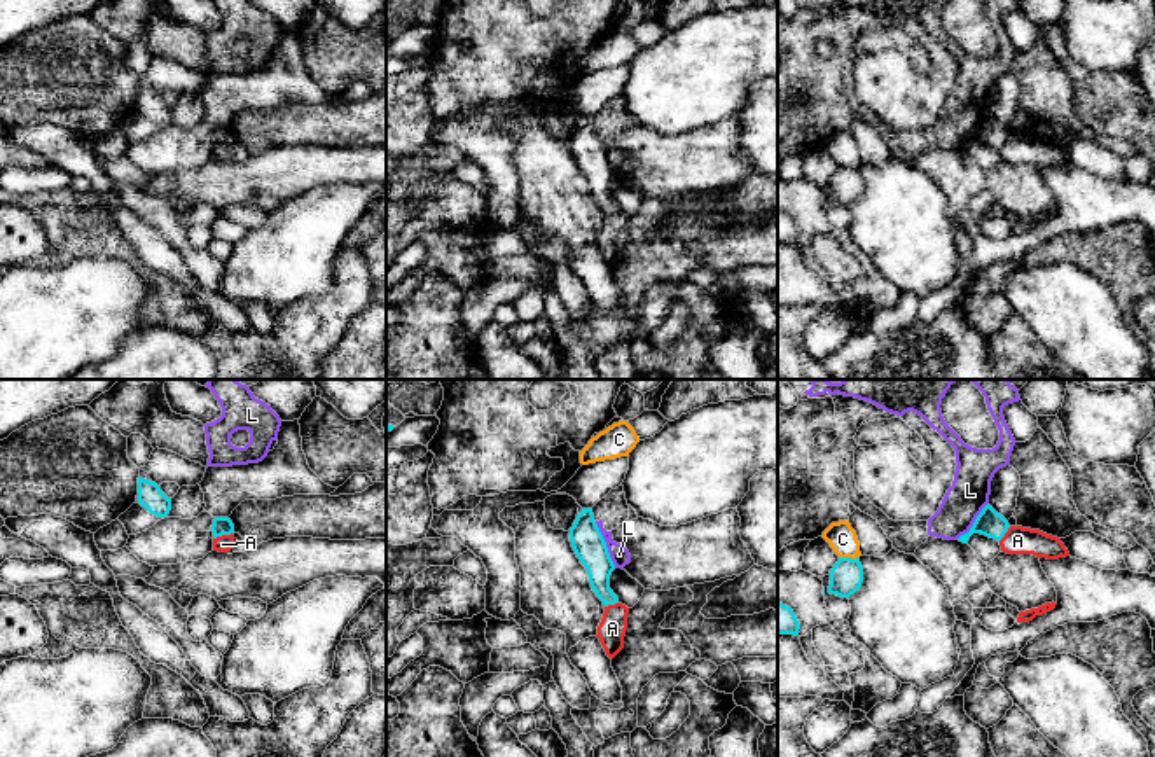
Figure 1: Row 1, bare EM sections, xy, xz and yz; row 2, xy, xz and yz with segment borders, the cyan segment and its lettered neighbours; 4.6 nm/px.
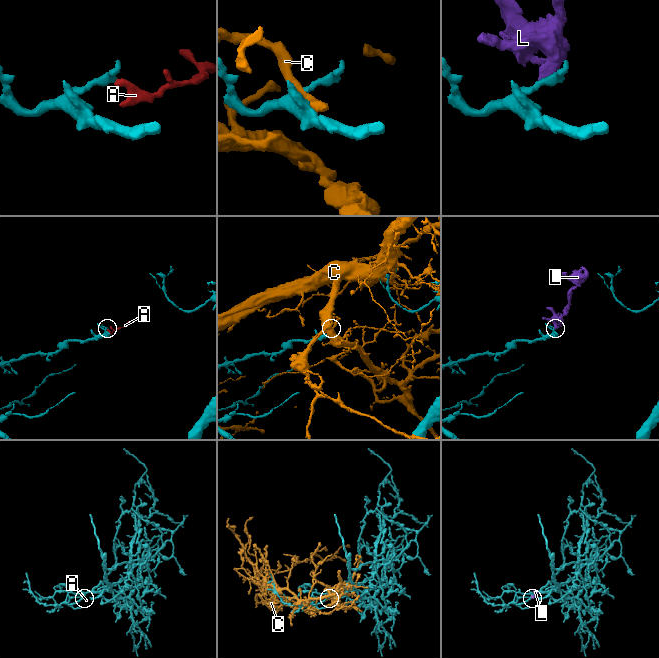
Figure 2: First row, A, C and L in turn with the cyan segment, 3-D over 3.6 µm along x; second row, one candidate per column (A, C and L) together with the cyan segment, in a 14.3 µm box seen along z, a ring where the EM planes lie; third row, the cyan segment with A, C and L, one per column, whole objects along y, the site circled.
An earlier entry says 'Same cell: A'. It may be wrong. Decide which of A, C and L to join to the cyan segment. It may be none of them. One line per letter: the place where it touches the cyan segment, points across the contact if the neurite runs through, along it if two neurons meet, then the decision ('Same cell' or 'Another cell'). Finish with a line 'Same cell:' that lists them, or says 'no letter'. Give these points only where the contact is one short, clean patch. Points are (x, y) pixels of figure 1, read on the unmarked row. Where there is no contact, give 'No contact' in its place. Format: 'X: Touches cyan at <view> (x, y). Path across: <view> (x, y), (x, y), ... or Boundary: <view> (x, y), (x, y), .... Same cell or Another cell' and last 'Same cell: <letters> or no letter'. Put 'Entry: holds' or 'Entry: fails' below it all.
A: Touches cyan at xy (222, 142). Boundary: xy (231, 140), (214, 147). Another cell
C: Touches cyan at yz (850, 166). Another cell
L: Touches cyan at xz (605, 152). Boundary: xz (594, 130), (615, 175). Another cell
Same cell: no letter
Entry: fails

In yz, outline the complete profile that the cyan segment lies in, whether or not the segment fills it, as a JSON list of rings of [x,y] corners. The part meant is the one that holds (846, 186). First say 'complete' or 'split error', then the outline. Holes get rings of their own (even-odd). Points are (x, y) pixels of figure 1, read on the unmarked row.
complete; [[[839,166],[839,170],[830,178],[828,201],[840,206],[849,206],[854,203],[863,191],[863,175],[860,166]]]

